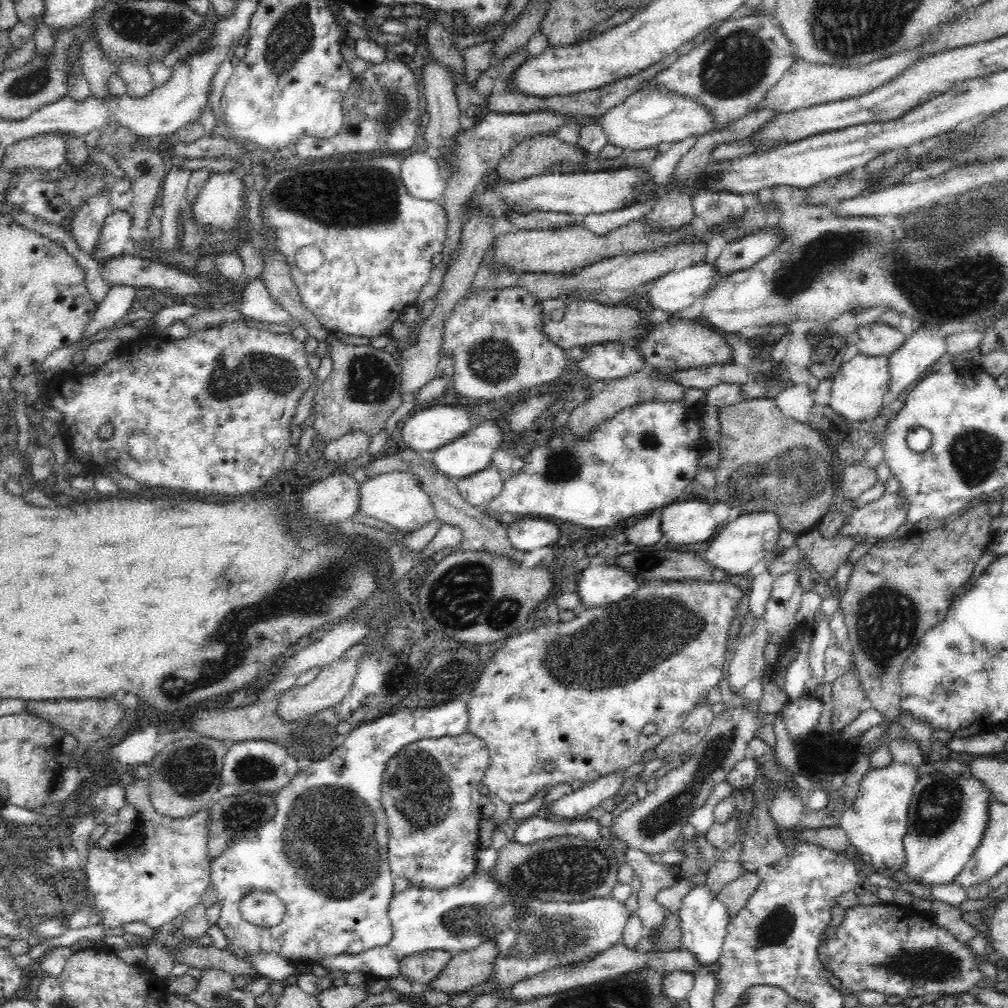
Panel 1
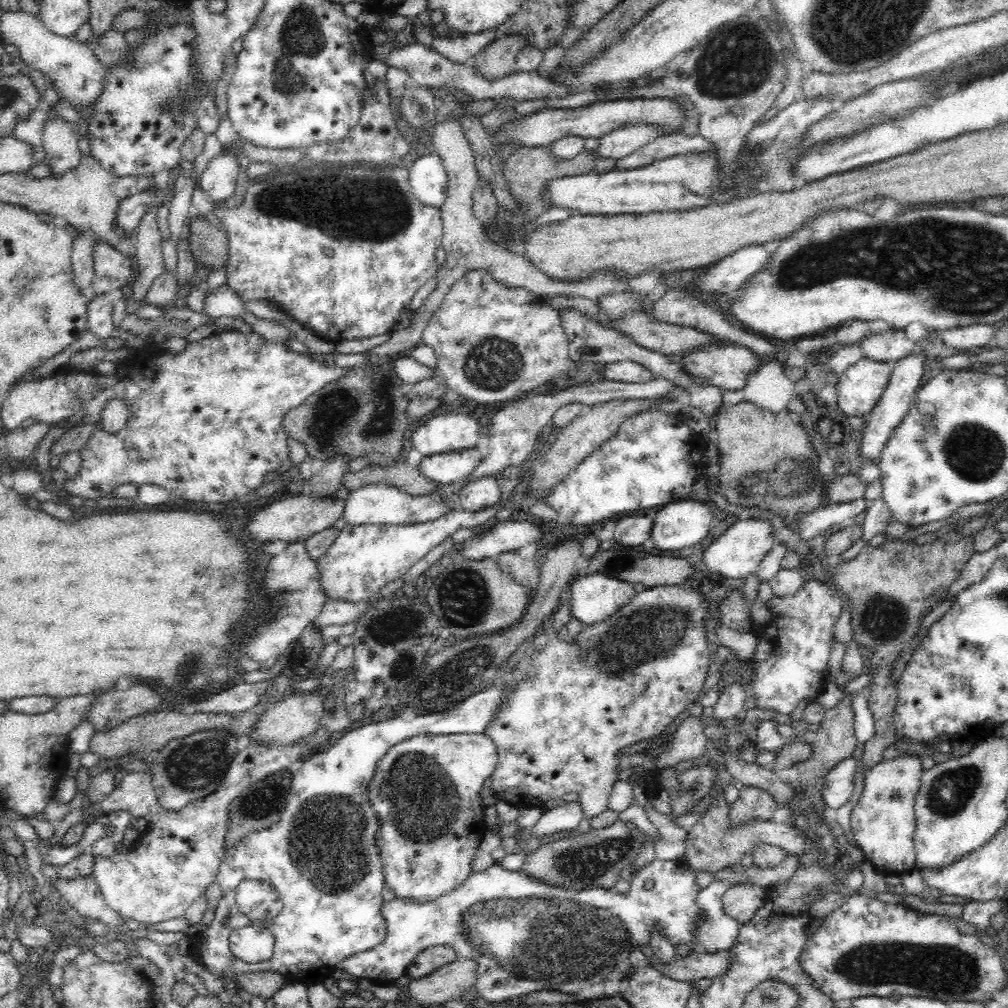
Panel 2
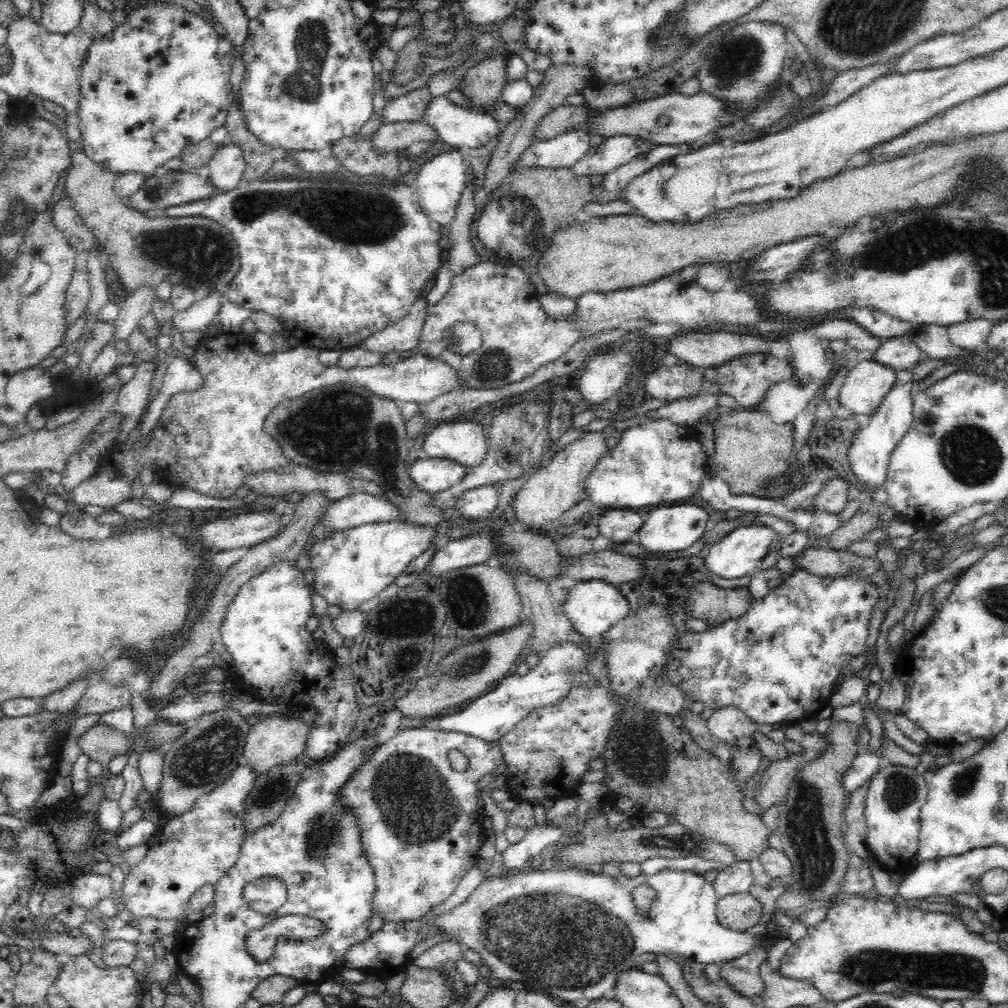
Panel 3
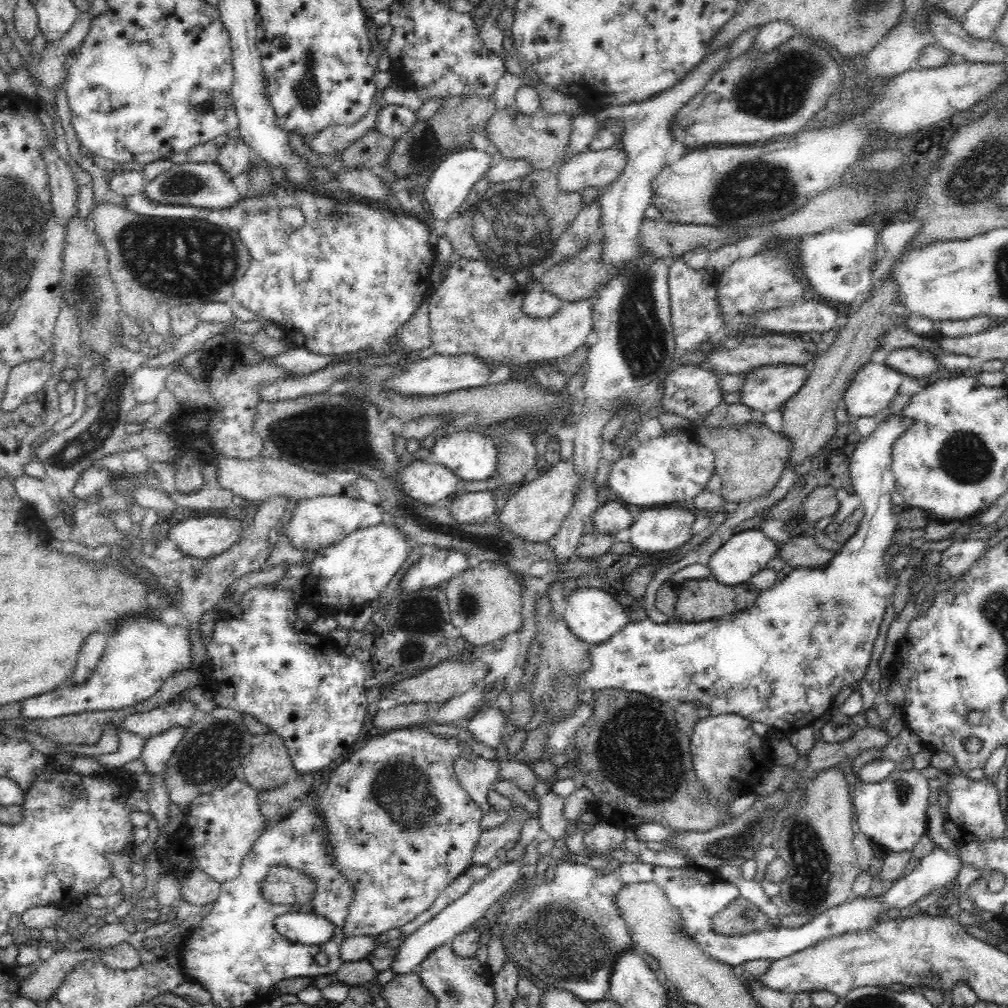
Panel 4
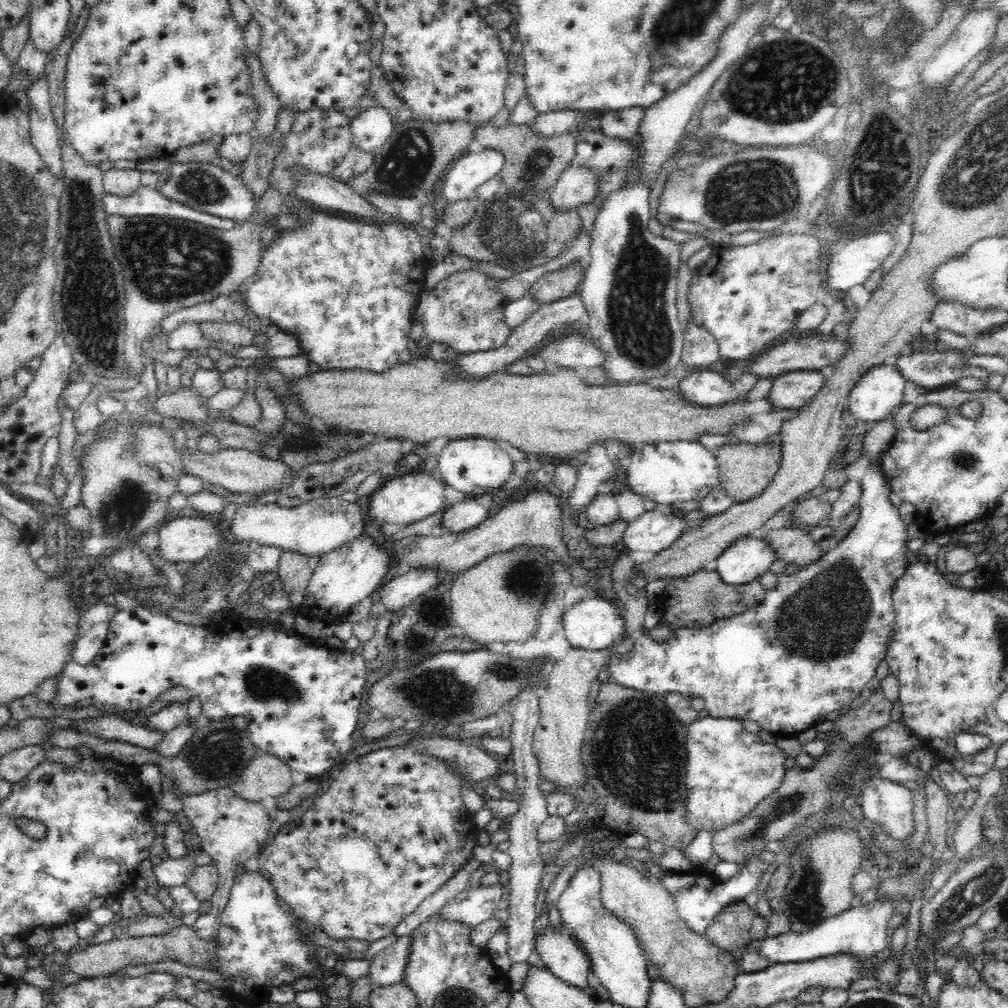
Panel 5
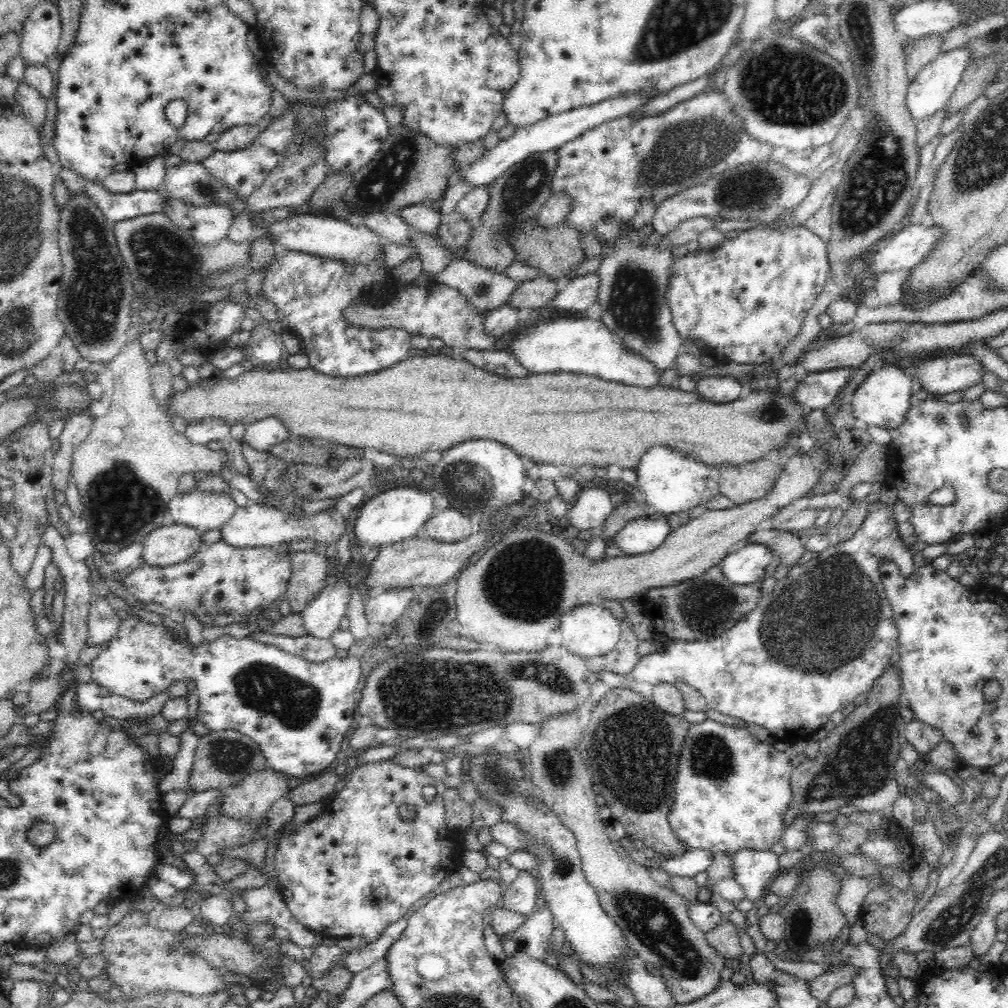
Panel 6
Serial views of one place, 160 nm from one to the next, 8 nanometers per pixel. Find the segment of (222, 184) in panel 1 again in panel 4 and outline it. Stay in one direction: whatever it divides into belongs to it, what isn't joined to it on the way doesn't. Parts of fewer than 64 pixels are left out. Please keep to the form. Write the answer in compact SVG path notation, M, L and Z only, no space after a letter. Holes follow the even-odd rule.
M228 136L228 140L219 147L219 155L216 162L225 170L230 178L236 178L248 169L251 160L252 149L240 136Z

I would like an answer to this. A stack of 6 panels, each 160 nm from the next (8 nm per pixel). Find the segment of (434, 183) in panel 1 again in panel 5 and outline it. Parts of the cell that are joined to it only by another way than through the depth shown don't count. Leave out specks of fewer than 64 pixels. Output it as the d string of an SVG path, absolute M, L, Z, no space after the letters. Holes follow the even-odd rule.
M494 148L467 151L444 172L446 180L441 188L442 198L447 198L448 204L471 199L481 184L499 176L504 165L505 157Z

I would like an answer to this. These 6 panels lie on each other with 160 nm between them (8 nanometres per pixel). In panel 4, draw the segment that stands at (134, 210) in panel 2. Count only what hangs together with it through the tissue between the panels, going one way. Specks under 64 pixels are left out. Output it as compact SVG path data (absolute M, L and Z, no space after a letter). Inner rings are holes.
M171 163L170 168L144 185L146 198L160 204L180 204L207 209L225 209L234 206L244 196L232 183L225 170L217 163Z

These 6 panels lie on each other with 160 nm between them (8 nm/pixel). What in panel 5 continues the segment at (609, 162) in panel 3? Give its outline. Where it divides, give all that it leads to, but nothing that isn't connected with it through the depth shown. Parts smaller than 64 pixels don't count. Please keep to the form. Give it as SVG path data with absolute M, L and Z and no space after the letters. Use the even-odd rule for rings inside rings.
M566 167L550 192L550 203L556 211L578 210L598 192L598 179L582 167Z

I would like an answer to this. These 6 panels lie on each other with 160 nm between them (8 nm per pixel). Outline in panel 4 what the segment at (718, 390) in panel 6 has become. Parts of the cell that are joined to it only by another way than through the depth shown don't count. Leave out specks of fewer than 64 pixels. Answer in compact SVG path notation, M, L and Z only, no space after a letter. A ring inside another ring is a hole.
M676 365L665 379L663 392L660 392L657 400L665 411L676 413L678 416L683 416L688 420L700 422L704 420L710 411L716 406L720 406L723 402L723 395L719 384L718 374L705 366L698 365Z

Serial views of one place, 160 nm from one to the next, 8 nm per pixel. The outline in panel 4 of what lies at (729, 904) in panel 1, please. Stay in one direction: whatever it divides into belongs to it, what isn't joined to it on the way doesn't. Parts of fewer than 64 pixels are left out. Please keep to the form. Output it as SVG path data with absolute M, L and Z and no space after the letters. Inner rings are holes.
M738 896L712 918L712 930L724 937L744 936L766 930L768 915L751 901Z

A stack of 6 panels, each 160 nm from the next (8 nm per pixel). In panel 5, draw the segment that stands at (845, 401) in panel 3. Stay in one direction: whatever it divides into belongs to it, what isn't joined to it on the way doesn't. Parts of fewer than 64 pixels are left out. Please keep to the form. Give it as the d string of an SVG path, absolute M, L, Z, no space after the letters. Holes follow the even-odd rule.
M893 361L872 367L851 390L848 409L855 420L862 422L890 420L904 404L907 381Z

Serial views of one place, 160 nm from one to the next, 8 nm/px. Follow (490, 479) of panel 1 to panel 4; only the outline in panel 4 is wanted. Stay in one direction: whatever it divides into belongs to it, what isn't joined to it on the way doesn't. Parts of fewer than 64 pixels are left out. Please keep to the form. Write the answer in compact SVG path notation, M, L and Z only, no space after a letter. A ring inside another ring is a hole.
M490 491L464 493L450 502L450 513L460 524L488 523L496 512L494 500L494 493Z

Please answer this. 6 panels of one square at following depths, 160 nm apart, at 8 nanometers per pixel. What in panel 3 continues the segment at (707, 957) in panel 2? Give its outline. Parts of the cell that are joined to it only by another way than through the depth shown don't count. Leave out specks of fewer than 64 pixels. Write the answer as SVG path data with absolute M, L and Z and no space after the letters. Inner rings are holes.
M756 949L726 964L722 963L719 965L721 975L718 978L744 997L763 997L765 984L759 973L759 966L767 957L766 951Z

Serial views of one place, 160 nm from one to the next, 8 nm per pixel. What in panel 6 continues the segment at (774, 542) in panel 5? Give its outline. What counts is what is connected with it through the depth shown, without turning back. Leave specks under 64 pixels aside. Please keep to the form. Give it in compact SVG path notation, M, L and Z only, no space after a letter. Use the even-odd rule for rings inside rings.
M771 528L752 531L744 541L735 544L726 555L736 553L747 544L765 545L780 558L780 563L788 568L795 565L806 551L804 539L799 539L796 534Z

